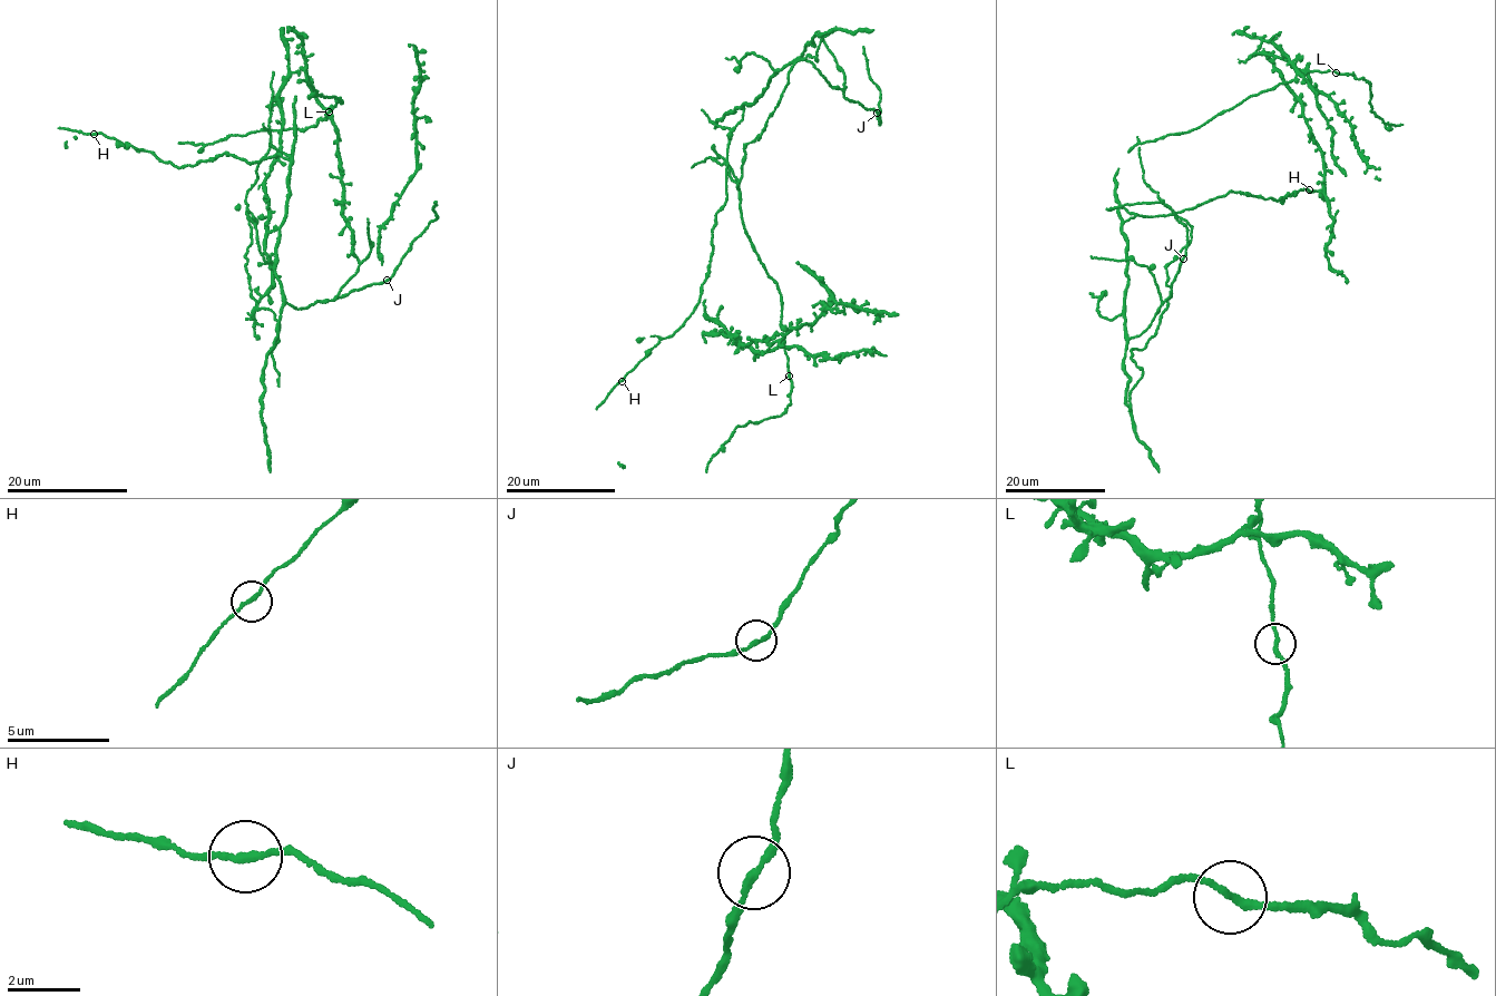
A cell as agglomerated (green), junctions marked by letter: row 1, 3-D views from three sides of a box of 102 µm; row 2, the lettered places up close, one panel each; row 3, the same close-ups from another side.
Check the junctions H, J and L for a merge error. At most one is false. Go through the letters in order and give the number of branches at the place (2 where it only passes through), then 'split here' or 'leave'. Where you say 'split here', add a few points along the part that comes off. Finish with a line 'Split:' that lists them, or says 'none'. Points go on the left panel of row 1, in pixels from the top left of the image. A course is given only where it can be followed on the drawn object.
H: branches 2; leave
J: branches 2; leave
L: branches 2; leave
Split: none

